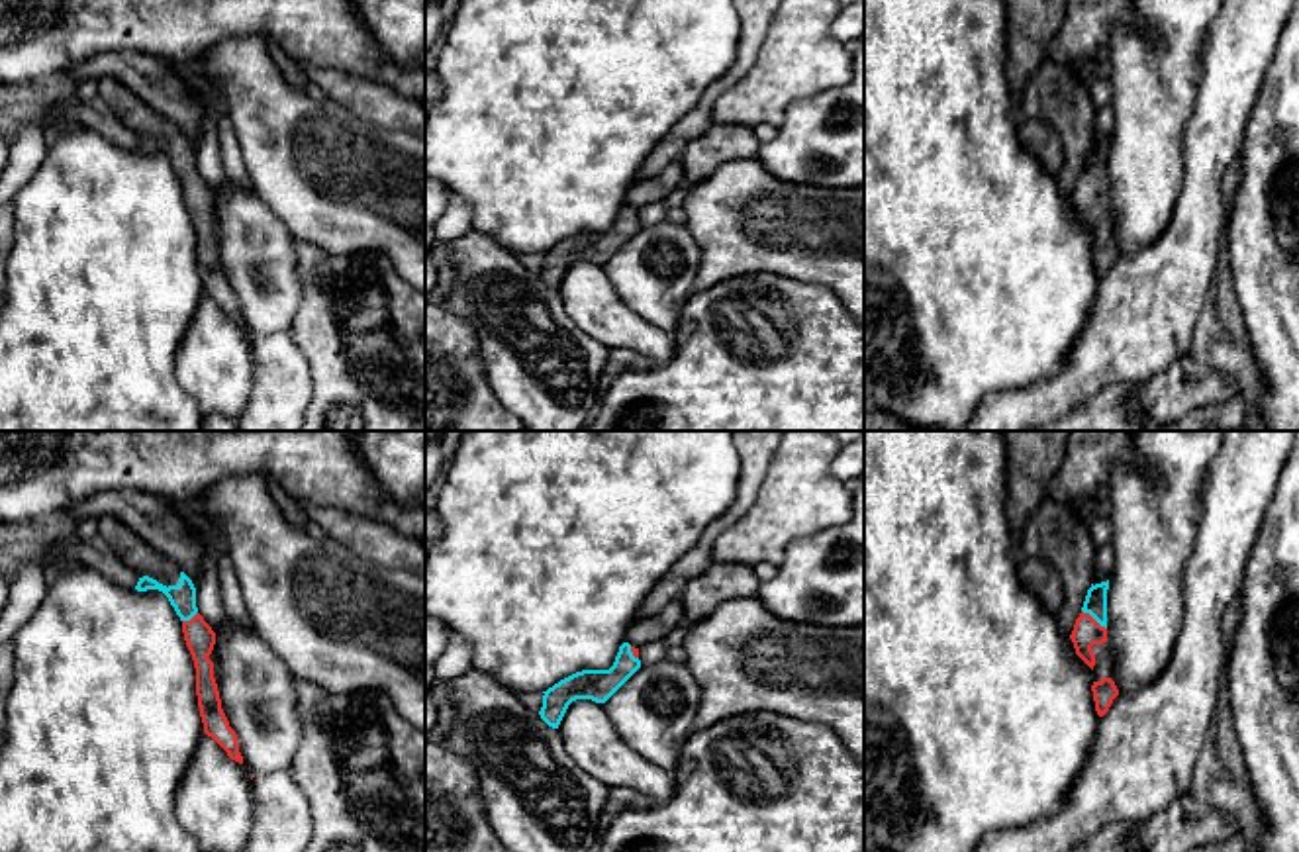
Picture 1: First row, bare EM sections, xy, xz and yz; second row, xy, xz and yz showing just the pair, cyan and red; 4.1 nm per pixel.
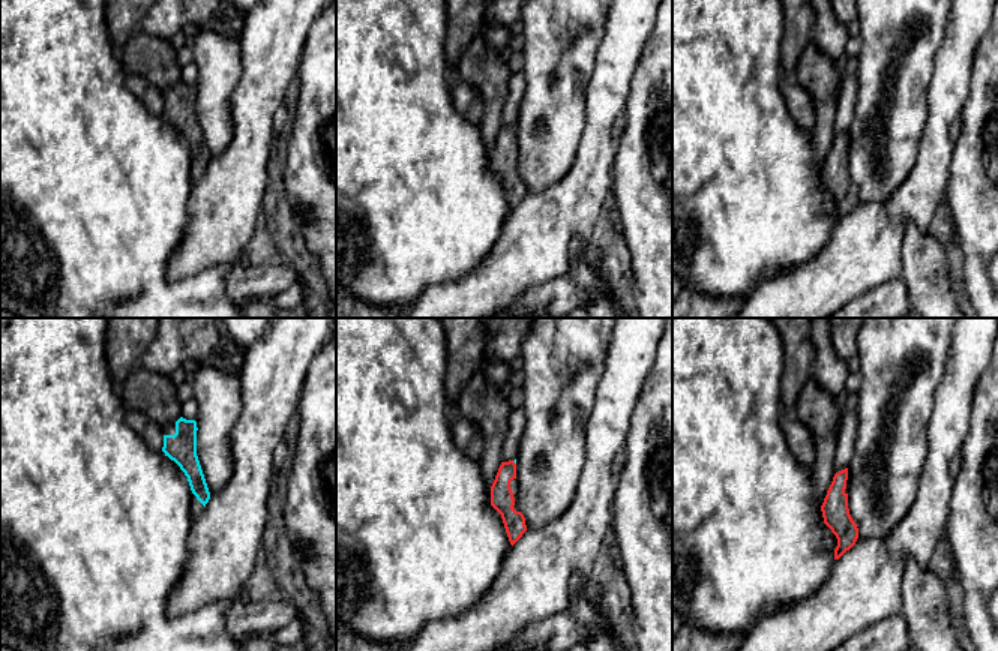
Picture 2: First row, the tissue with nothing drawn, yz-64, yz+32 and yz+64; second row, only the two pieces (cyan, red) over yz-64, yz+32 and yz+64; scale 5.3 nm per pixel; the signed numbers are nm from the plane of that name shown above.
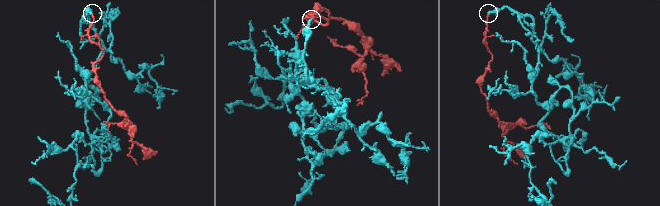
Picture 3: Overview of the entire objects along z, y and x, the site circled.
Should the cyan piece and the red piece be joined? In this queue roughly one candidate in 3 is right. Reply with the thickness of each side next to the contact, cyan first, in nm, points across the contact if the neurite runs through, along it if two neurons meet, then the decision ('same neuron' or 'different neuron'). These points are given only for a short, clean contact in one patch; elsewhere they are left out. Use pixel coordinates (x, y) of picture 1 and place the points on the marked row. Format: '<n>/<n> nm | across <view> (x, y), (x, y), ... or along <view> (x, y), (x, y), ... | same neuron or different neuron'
100/120 nm | across yz (1096, 602), (1094, 617), (1086, 633) | same neuron

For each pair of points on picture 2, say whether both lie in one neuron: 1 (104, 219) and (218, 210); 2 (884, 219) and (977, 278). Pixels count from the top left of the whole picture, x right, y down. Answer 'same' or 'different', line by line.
1: different
2: different

